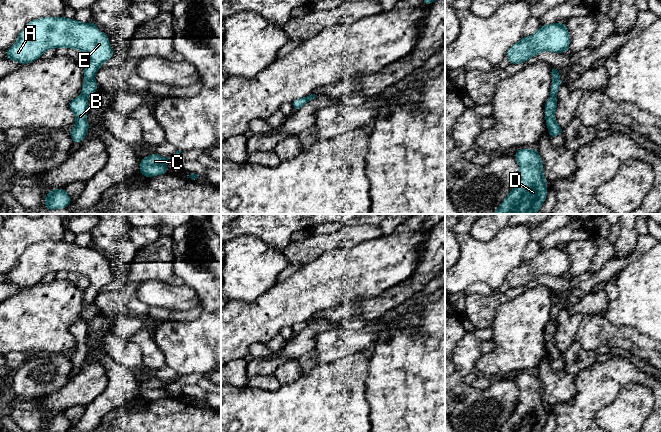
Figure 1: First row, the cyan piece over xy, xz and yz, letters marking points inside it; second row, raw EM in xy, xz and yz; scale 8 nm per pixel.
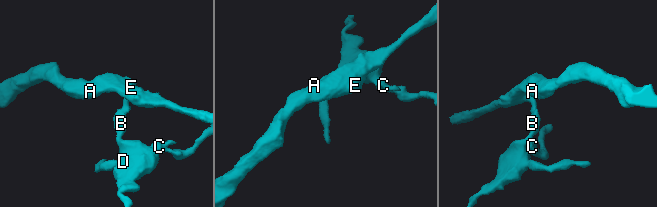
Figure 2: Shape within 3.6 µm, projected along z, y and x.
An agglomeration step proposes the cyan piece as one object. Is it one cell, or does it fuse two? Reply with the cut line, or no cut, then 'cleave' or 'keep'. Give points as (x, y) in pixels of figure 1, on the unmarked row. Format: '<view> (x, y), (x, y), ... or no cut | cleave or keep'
xy (82, 317), (87, 321) | cleave

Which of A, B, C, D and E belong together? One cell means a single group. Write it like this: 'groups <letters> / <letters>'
groups A E / B C D

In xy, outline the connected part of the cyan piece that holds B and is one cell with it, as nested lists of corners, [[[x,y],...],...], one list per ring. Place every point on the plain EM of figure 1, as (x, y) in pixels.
[[[83,318],[73,323],[69,328],[69,332],[74,336],[76,342],[76,348],[69,356],[72,361],[73,368],[82,365],[88,356],[89,347],[86,343],[87,331],[88,323]]]

